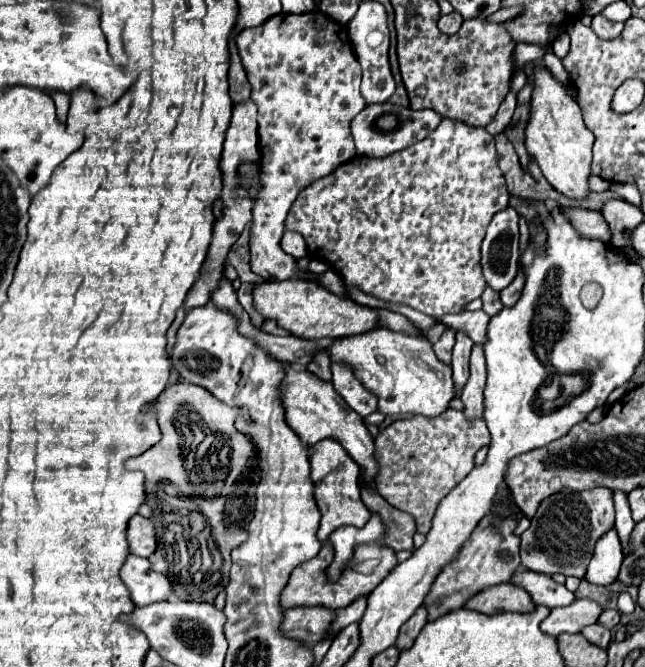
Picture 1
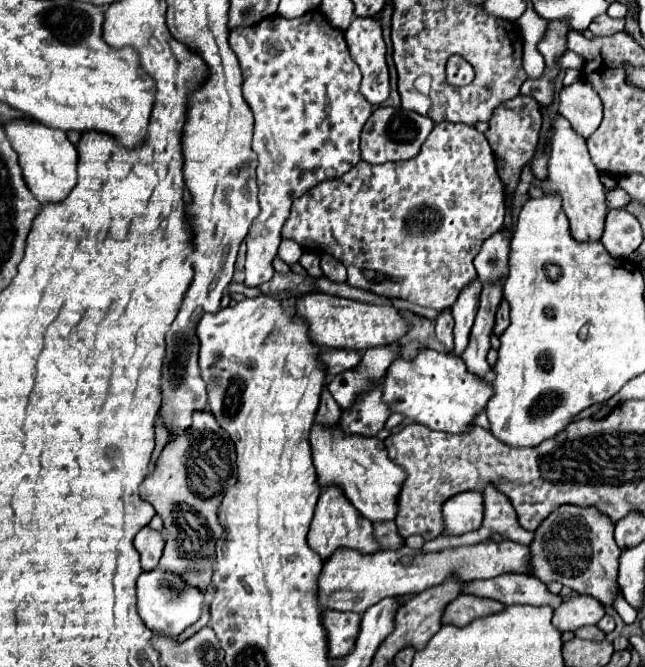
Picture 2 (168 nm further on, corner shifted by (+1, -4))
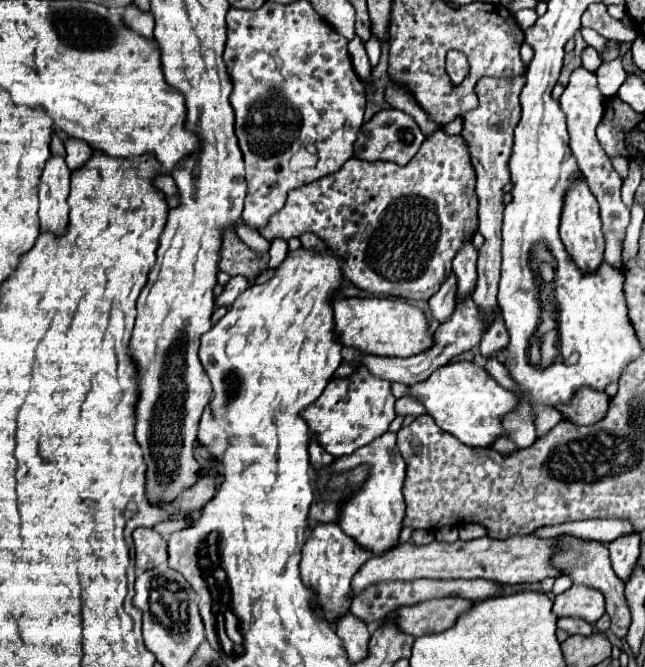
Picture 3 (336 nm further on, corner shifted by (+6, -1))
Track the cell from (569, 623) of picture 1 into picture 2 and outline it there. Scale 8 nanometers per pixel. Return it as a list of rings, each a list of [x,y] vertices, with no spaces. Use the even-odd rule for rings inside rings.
[[[577,595],[561,603],[561,607],[553,613],[553,625],[565,633],[575,631],[585,625],[597,625],[597,621],[605,615],[603,605],[591,595]]]

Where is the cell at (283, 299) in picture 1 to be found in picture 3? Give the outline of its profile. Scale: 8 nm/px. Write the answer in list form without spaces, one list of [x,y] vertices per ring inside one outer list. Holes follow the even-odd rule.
[[[344,298],[334,302],[336,332],[342,334],[340,342],[352,346],[362,354],[374,356],[398,356],[408,358],[420,350],[428,350],[432,334],[428,332],[428,320],[424,312],[402,300],[388,298]]]

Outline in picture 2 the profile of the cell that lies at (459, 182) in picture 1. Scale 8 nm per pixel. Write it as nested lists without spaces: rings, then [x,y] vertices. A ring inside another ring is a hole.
[[[439,123],[435,125],[433,133],[427,137],[427,141],[423,143],[423,149],[419,151],[419,155],[415,155],[411,161],[399,161],[399,163],[383,163],[383,165],[369,165],[365,161],[359,161],[349,173],[345,173],[343,177],[337,179],[327,179],[319,185],[315,185],[313,189],[309,189],[303,197],[293,201],[291,207],[291,215],[287,219],[287,223],[283,225],[283,239],[293,239],[297,241],[303,251],[311,251],[317,255],[323,253],[331,253],[335,259],[339,259],[345,269],[347,269],[347,283],[351,287],[359,287],[377,295],[385,295],[385,297],[395,297],[395,299],[405,299],[413,305],[419,307],[429,307],[429,309],[451,309],[453,303],[457,301],[459,293],[477,279],[475,273],[475,253],[479,253],[483,241],[487,237],[491,237],[491,233],[495,233],[505,221],[505,189],[503,189],[503,181],[497,173],[497,165],[495,165],[495,155],[485,139],[483,133],[479,133],[475,127],[463,125],[463,123]]]

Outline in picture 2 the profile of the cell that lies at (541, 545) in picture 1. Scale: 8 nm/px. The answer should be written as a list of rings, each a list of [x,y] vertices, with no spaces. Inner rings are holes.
[[[561,505],[551,513],[551,517],[545,517],[539,529],[535,529],[535,537],[531,541],[529,553],[531,553],[531,575],[541,579],[543,583],[559,581],[561,585],[571,587],[577,593],[591,595],[599,599],[605,605],[613,603],[615,597],[615,587],[617,587],[617,559],[619,559],[619,547],[615,545],[613,539],[613,529],[611,521],[599,513],[599,509],[581,509],[579,505]]]

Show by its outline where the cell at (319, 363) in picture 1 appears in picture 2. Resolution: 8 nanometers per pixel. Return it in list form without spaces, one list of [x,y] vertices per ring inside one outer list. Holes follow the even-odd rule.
[[[327,385],[321,391],[321,405],[317,409],[317,421],[323,425],[335,425],[341,417],[341,407],[335,403],[333,395],[329,393]]]

